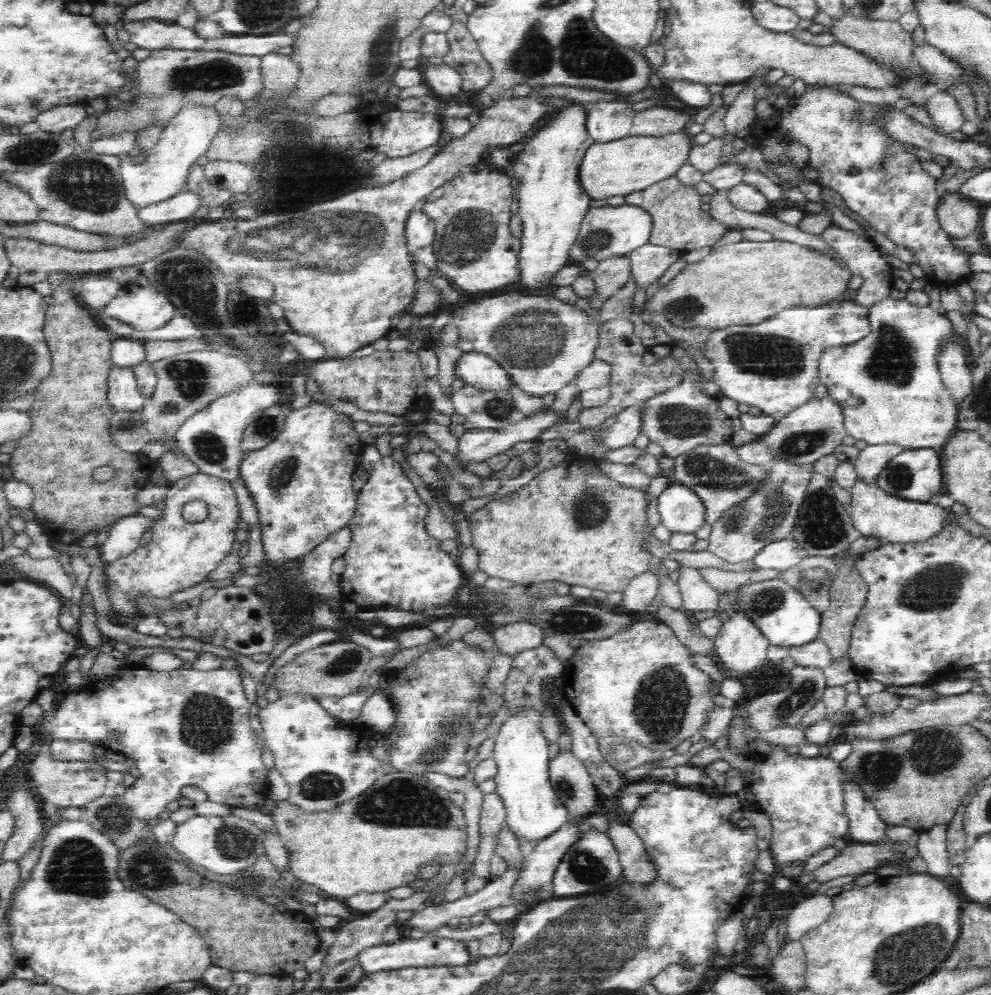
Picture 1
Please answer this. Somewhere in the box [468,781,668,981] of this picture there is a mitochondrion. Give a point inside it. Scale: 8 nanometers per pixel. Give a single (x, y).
(585, 868)

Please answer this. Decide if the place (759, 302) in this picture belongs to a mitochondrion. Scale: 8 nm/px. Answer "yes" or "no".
no

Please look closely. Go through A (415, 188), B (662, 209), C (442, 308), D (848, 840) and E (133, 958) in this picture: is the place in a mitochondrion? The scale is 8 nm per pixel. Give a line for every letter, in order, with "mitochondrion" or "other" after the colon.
A: other
B: other
C: other
D: other
E: other

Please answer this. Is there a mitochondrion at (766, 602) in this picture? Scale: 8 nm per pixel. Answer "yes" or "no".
yes

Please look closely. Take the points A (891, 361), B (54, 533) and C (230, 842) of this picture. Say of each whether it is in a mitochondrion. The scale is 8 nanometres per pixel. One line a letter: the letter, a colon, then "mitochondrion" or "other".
A: mitochondrion
B: other
C: mitochondrion

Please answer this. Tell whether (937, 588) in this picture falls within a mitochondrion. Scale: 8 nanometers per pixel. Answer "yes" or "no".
yes

